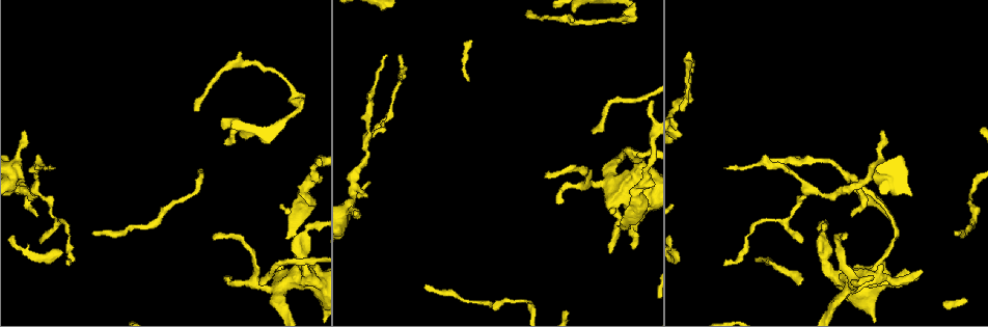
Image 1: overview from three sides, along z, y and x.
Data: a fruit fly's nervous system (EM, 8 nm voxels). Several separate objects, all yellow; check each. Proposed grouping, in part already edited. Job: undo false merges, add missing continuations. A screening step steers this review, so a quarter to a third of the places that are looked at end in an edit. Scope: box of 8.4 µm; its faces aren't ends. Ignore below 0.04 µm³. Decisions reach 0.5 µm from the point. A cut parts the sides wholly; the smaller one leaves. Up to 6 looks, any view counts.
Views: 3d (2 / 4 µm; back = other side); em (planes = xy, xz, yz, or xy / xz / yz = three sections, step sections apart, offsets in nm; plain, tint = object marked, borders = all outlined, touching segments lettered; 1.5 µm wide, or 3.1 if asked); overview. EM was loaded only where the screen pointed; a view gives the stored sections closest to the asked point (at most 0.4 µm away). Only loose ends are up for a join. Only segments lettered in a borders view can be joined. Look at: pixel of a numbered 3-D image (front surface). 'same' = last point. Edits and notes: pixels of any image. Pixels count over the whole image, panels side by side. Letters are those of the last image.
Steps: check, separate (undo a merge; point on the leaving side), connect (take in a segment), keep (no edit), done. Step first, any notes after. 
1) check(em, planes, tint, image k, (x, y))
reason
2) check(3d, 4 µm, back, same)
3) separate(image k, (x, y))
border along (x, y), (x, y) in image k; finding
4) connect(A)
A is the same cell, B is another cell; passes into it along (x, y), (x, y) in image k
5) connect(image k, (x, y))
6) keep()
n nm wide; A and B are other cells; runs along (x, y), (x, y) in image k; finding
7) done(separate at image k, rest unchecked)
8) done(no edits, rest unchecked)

check(em, planes, borders, image 1, (354, 210))
tapers out

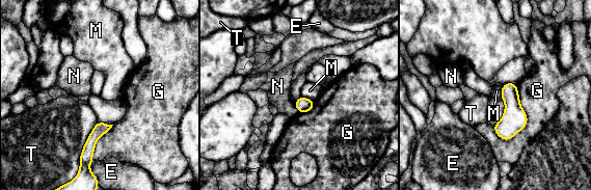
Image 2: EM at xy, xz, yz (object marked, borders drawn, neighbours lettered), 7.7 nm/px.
keep()
E, G, M, N and T are other cells; runs along (106, 126), (92, 138), (84, 154) in image 2; none of them fits

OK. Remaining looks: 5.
check(em, yz, step 4, borders, image 1, (528, 12))

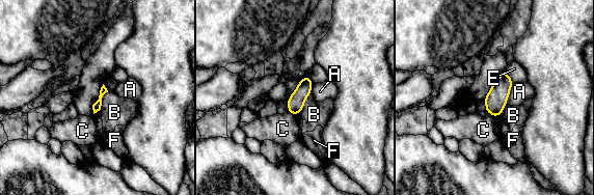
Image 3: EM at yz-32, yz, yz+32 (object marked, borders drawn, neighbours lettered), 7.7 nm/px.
check(em, planes, borders, same)

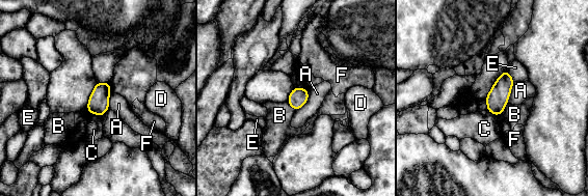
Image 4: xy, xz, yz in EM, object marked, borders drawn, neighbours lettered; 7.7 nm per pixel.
keep()
140 nm wide; A touches over 200 nm; A, B, C, D, E and F are other cells; none of them fits

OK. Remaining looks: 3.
check(3d, 4 µm, image 1, (297, 98))
abrupt turn

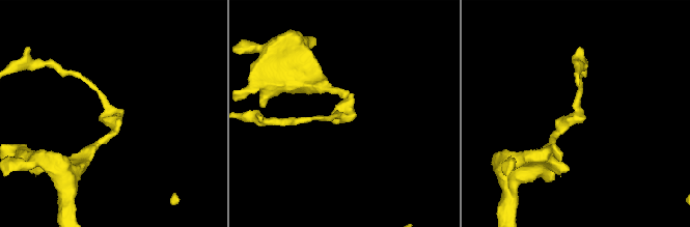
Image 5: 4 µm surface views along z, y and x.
check(em, planes, borders, image 5, (574, 117))

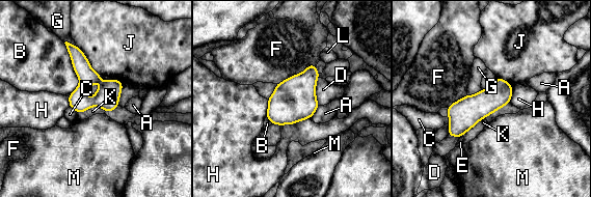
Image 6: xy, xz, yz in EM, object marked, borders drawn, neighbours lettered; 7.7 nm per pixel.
keep()
A, B, C, D, E, F, G, H, J, K, L and M are other cells; border along (105, 111), (91, 106), (77, 113) in image 6; continuous, no second neuron

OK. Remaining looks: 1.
done(no edits, rest unchecked)

